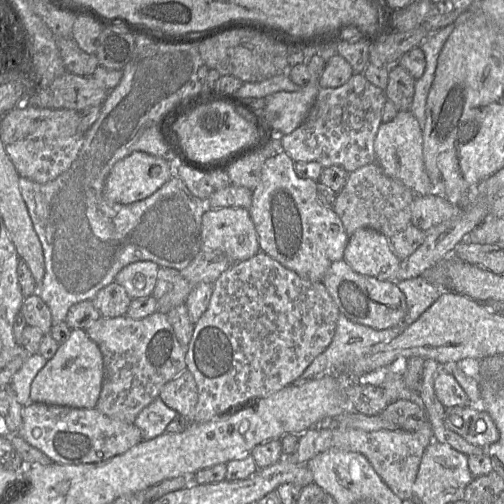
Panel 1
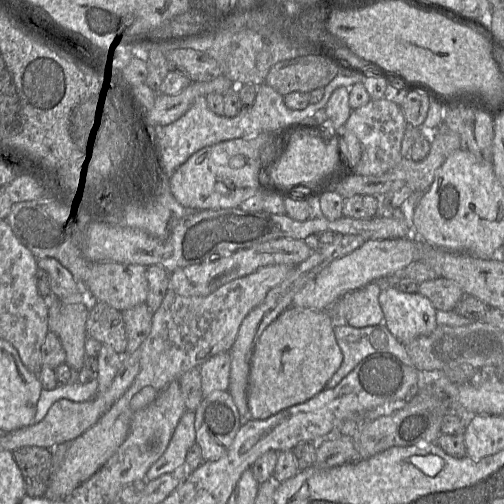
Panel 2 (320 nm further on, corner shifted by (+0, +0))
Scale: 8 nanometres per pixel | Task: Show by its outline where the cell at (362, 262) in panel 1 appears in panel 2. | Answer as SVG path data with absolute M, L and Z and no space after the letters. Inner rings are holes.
M384 286L379 294L385 324L391 334L402 344L431 334L437 327L437 309L420 294L404 293L394 287Z

